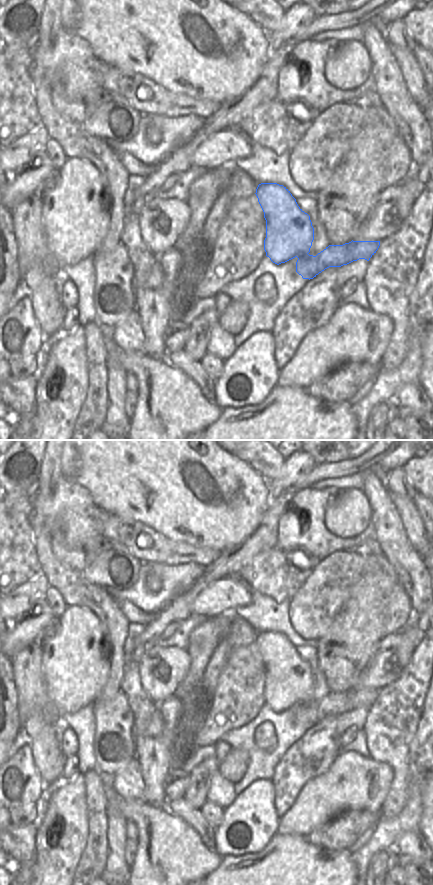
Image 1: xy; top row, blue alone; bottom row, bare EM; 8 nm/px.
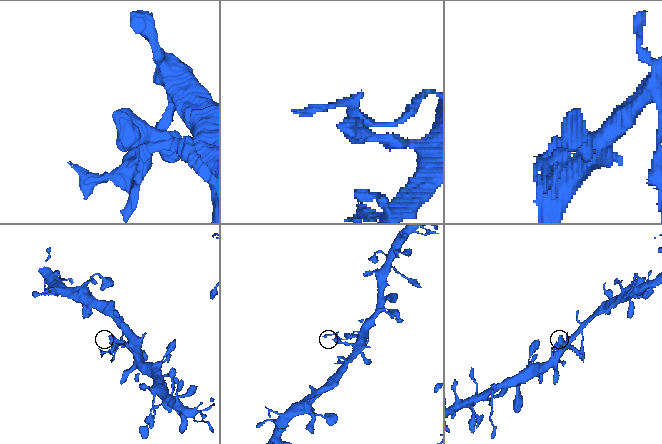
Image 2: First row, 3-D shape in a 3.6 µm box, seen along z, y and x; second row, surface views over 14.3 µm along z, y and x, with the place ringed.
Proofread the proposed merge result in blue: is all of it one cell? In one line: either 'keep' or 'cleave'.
keep

